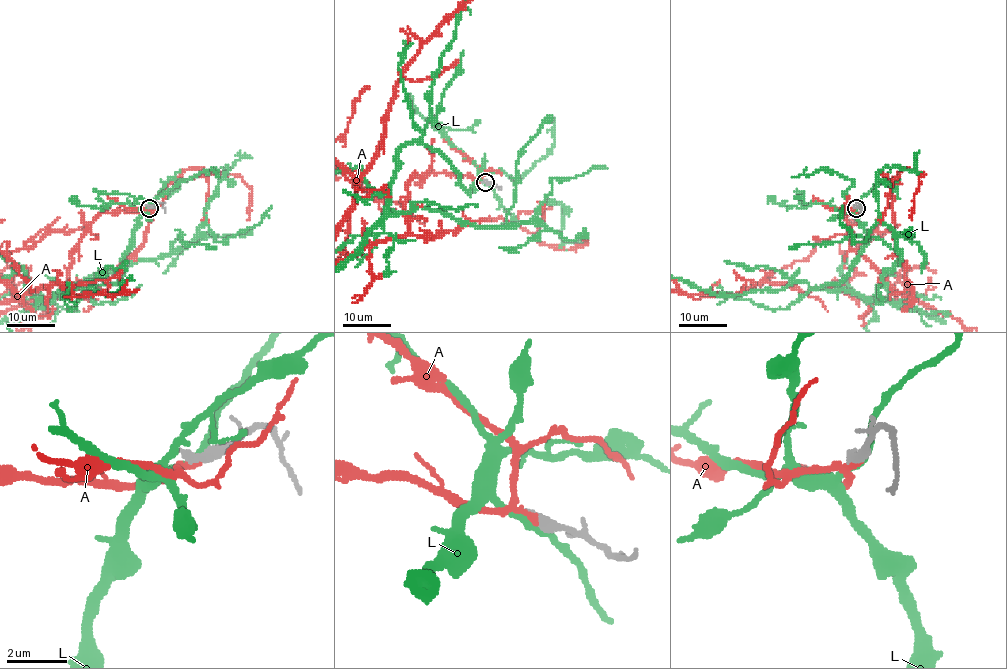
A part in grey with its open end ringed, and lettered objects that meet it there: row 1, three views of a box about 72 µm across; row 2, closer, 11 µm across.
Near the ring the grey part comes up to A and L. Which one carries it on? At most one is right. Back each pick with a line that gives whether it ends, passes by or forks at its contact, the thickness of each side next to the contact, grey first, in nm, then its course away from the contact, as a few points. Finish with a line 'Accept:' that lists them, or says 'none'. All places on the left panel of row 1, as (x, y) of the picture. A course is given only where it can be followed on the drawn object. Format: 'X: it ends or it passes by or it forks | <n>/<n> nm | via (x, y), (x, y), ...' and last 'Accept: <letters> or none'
A: it passes by | 400/170 nm
Accept: A

